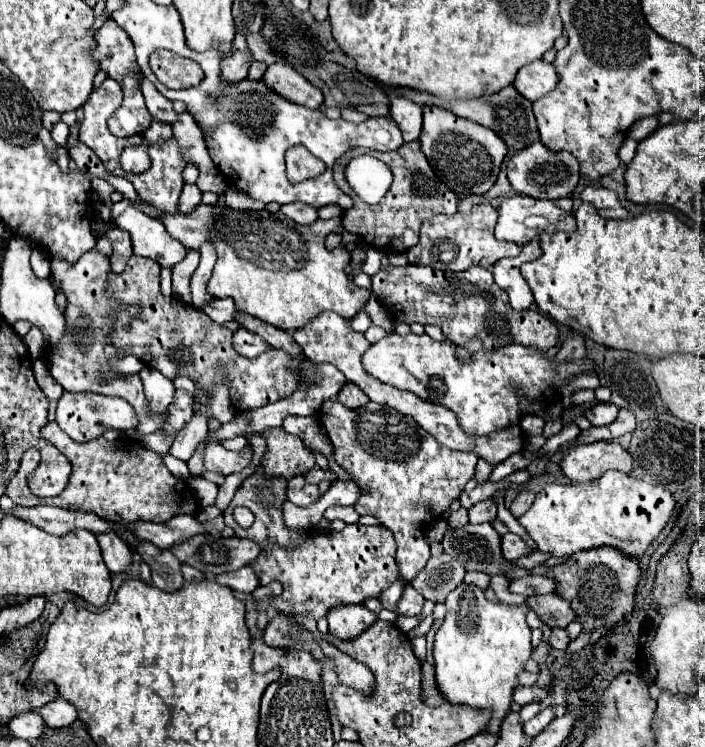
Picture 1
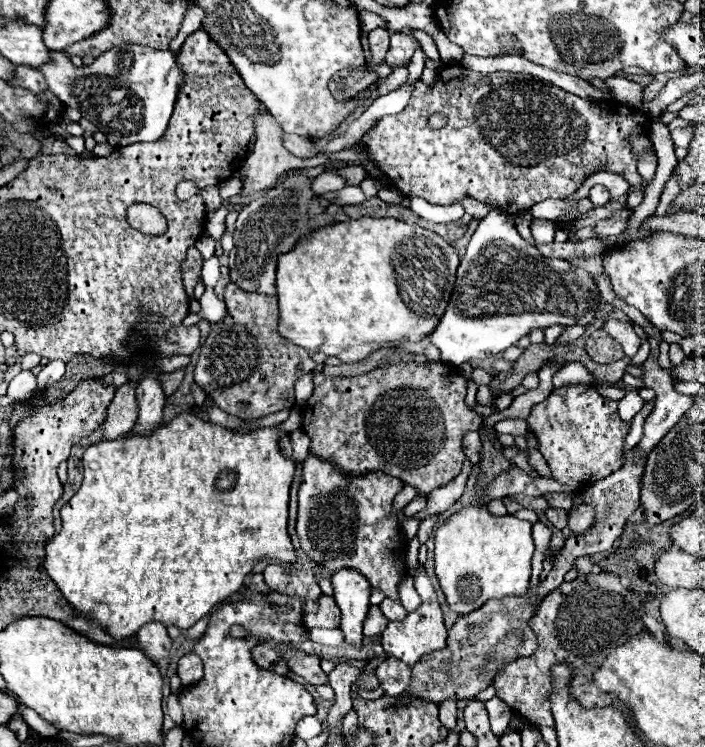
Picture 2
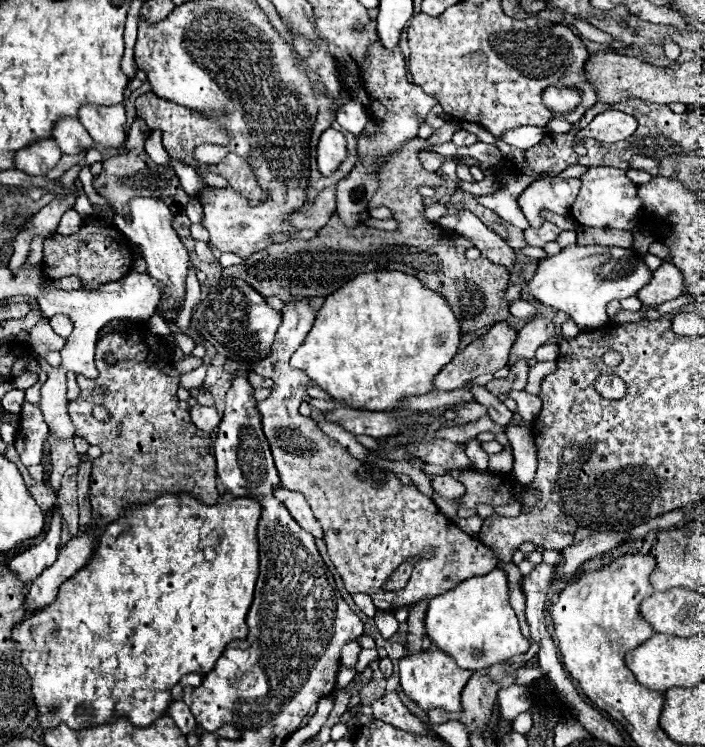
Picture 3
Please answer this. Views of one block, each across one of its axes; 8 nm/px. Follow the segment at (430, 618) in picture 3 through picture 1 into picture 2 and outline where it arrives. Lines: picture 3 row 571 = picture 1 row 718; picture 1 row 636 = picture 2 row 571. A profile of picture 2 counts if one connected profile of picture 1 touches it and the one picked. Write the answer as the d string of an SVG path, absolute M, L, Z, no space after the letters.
M474 504L462 508L436 530L434 570L450 610L460 616L484 606L488 600L522 596L528 592L530 560L536 550L532 524L510 514L492 516L486 506Z

